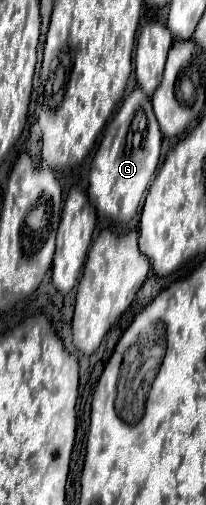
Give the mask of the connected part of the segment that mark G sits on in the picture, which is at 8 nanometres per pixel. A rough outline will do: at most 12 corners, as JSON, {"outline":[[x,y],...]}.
{"outline":[[140,88],[122,100],[90,166],[100,216],[136,216],[162,134]]}

